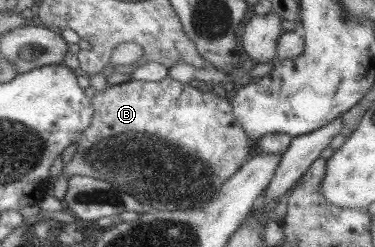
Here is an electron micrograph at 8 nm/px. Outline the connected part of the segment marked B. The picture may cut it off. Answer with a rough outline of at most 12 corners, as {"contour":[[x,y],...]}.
{"contour":[[167,76],[92,98],[59,177],[167,211],[249,158],[221,98]]}

